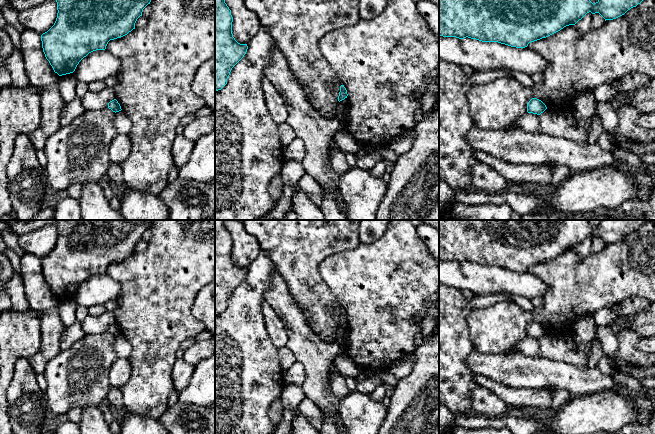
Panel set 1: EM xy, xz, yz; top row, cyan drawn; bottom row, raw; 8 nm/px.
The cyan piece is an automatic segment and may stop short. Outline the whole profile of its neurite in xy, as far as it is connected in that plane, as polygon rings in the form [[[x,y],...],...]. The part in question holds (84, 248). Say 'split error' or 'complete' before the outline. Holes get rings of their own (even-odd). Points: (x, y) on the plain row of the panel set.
complete | [[[59,220],[54,249],[41,259],[46,283],[59,300],[73,297],[89,277],[105,274],[108,266],[135,253],[143,233],[153,220]]]

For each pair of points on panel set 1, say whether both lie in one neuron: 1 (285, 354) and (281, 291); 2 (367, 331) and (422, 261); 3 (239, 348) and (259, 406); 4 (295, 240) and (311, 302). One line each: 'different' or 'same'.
1: different
2: same
3: same
4: same

